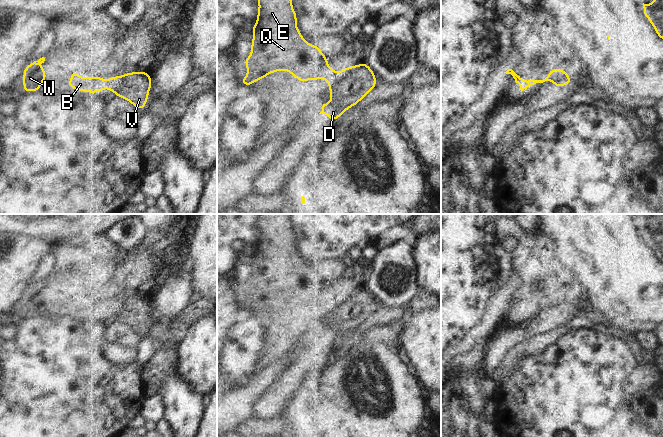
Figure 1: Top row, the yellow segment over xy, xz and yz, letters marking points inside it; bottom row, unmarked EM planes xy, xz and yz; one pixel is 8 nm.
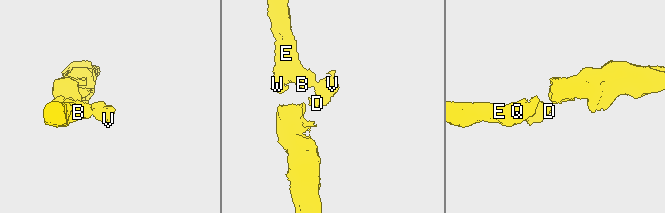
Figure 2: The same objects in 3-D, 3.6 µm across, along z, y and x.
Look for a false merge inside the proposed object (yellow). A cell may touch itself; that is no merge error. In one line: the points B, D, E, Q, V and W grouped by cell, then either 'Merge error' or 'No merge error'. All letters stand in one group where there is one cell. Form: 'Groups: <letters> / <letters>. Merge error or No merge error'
Groups: B D E Q V W. No merge error.

